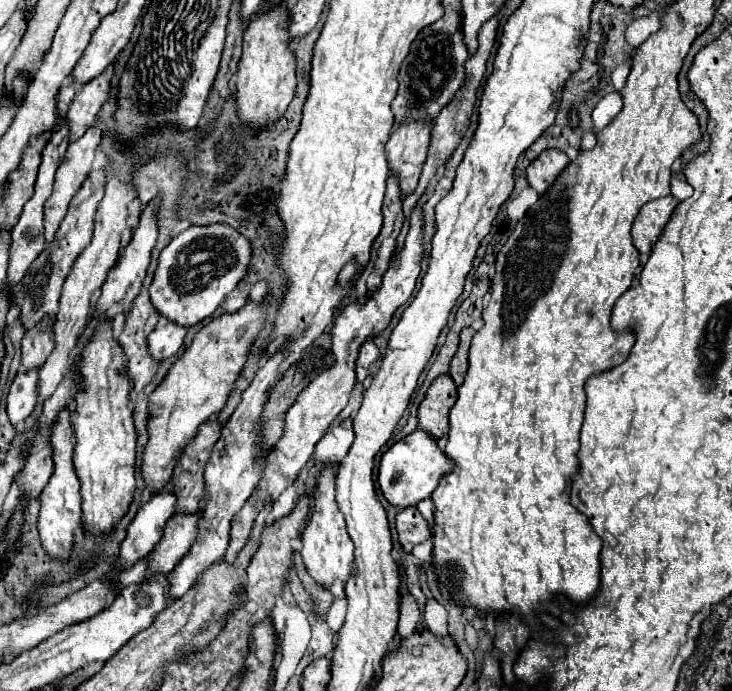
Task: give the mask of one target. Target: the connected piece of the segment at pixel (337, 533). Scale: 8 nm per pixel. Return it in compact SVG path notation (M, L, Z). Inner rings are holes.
M324 468L322 476L318 478L318 488L312 496L312 514L308 520L308 526L302 534L302 560L306 564L308 574L312 576L312 580L330 590L332 584L336 580L340 580L342 584L346 584L350 580L350 576L356 576L356 566L354 566L354 544L346 532L346 524L344 524L344 516L340 514L336 502L334 502L334 474L336 468Z

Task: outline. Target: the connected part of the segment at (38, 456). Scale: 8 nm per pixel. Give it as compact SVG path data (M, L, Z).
M48 442L34 446L30 450L30 456L28 456L22 472L16 478L16 482L20 486L20 494L24 494L28 498L38 498L38 494L44 490L44 486L48 484L48 480L52 476L52 468L54 468L52 448L48 446Z

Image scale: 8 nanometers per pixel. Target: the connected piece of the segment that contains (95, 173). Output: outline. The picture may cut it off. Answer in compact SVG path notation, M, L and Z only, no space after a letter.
M92 170L76 196L70 202L70 208L54 236L54 240L40 252L40 256L30 264L24 280L20 282L20 288L14 288L16 294L16 306L20 308L20 320L24 328L36 326L42 316L54 316L58 312L58 298L62 292L62 284L72 270L72 264L76 262L76 256L90 244L92 238L92 224L96 218L96 208L100 200L104 198L104 188L106 188L106 170Z

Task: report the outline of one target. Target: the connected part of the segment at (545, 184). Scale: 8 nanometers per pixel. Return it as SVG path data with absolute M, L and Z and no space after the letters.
M544 150L528 168L526 178L528 184L542 196L554 182L556 176L560 176L560 170L564 170L570 164L568 156L560 150Z

